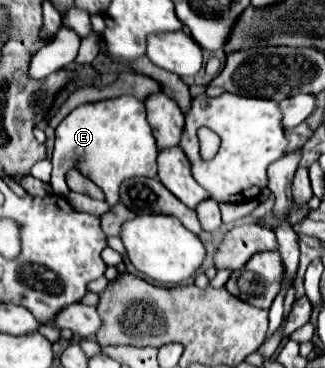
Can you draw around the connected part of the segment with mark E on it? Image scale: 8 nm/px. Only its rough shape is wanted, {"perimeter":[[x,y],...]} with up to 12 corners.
{"perimeter":[[135,96],[83,104],[55,130],[51,188],[71,168],[113,206],[127,178],[157,176]]}

